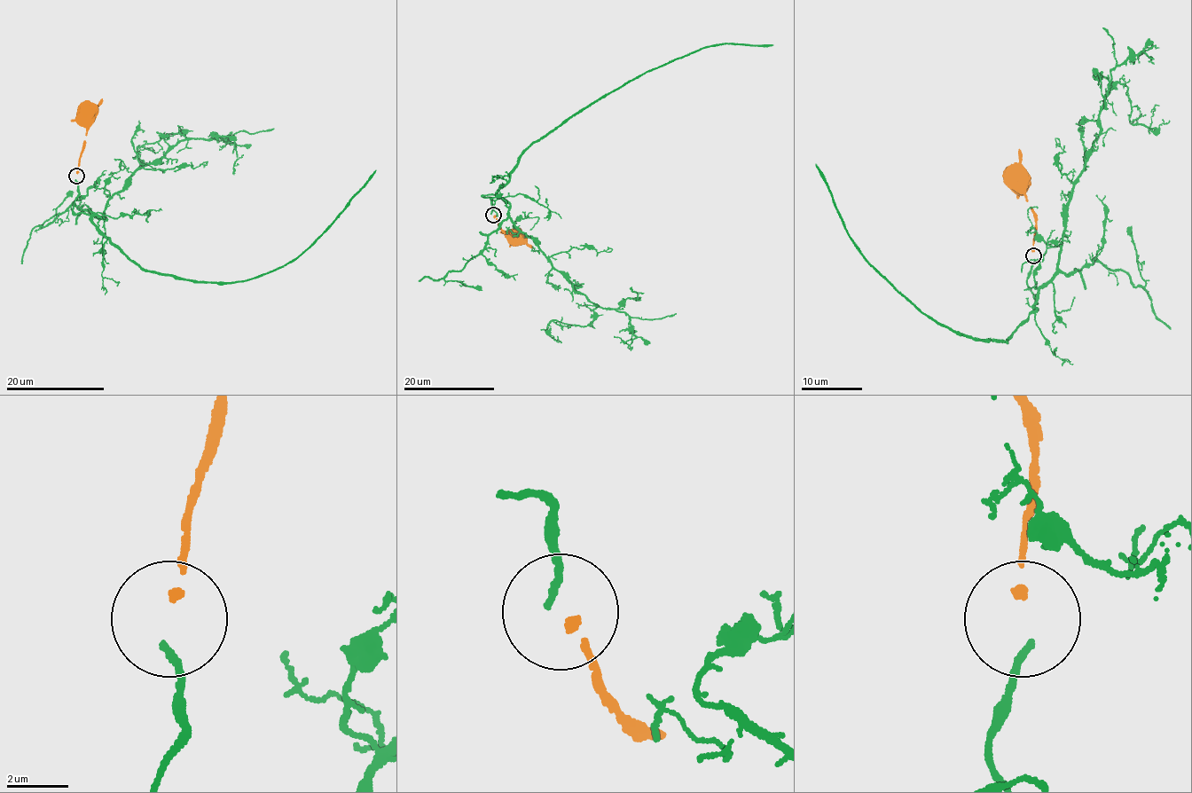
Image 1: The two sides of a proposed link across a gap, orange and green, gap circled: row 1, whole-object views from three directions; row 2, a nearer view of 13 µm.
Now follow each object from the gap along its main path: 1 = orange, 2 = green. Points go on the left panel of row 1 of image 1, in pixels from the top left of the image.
1: (76, 173), (86, 136), (88, 115)
2: (75, 179), (79, 193), (73, 210), (90, 215), (137, 264), (227, 282), (294, 261), (376, 170)

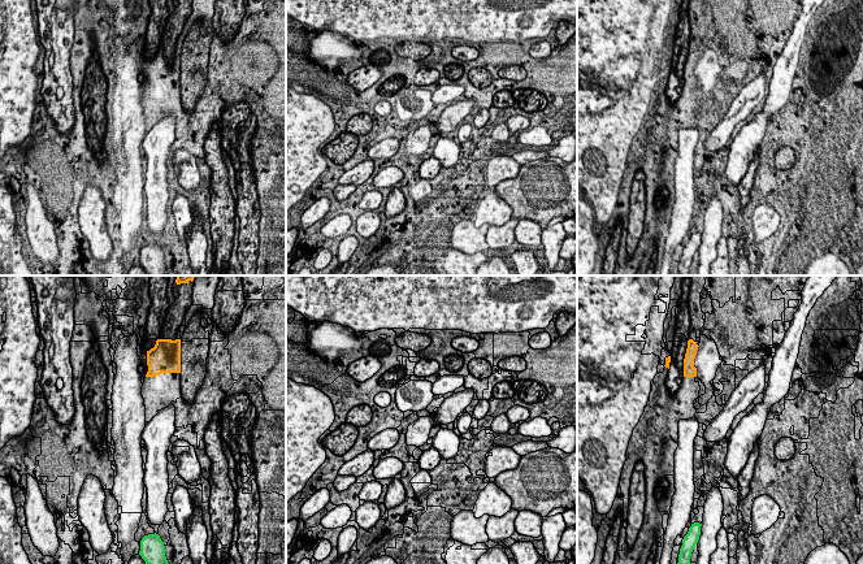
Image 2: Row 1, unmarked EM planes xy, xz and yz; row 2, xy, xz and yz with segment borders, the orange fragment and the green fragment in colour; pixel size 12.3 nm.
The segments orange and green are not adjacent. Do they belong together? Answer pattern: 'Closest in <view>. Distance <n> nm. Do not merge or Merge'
Closest in yz. Distance 1800 nm. Do not merge

